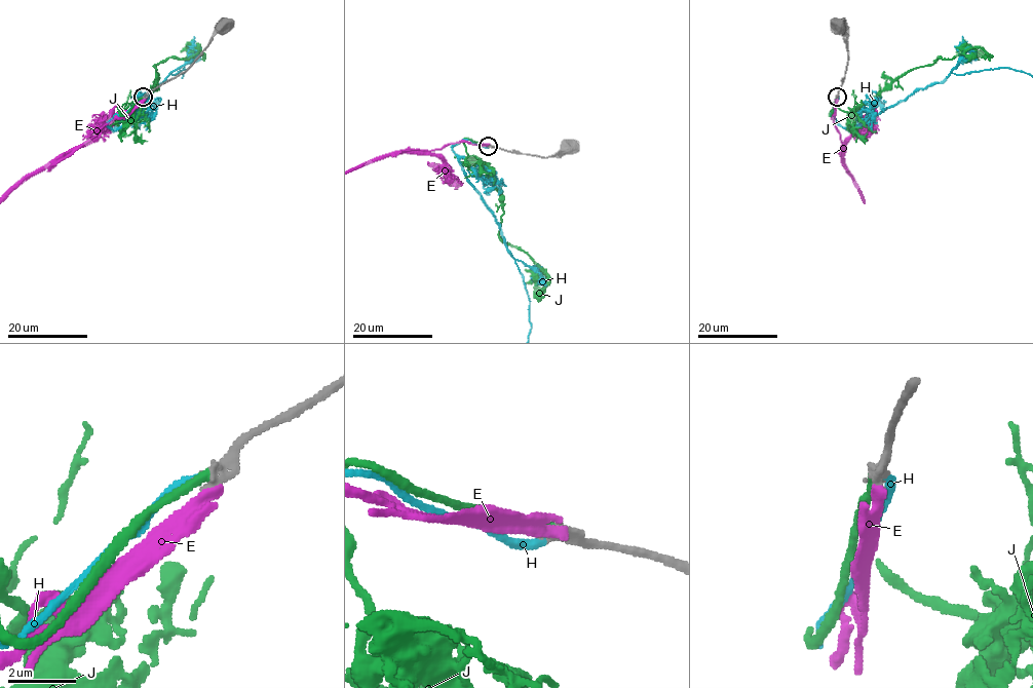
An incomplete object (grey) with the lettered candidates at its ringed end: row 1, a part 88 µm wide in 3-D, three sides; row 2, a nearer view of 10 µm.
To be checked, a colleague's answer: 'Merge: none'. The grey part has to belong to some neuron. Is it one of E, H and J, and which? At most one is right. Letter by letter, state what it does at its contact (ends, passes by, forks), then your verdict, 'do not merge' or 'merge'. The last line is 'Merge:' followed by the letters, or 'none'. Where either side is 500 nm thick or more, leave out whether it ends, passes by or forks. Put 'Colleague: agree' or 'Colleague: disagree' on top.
Colleague: disagree
E: it ends | do not merge
H: it ends | merge
J: it ends | do not merge
Merge: H

